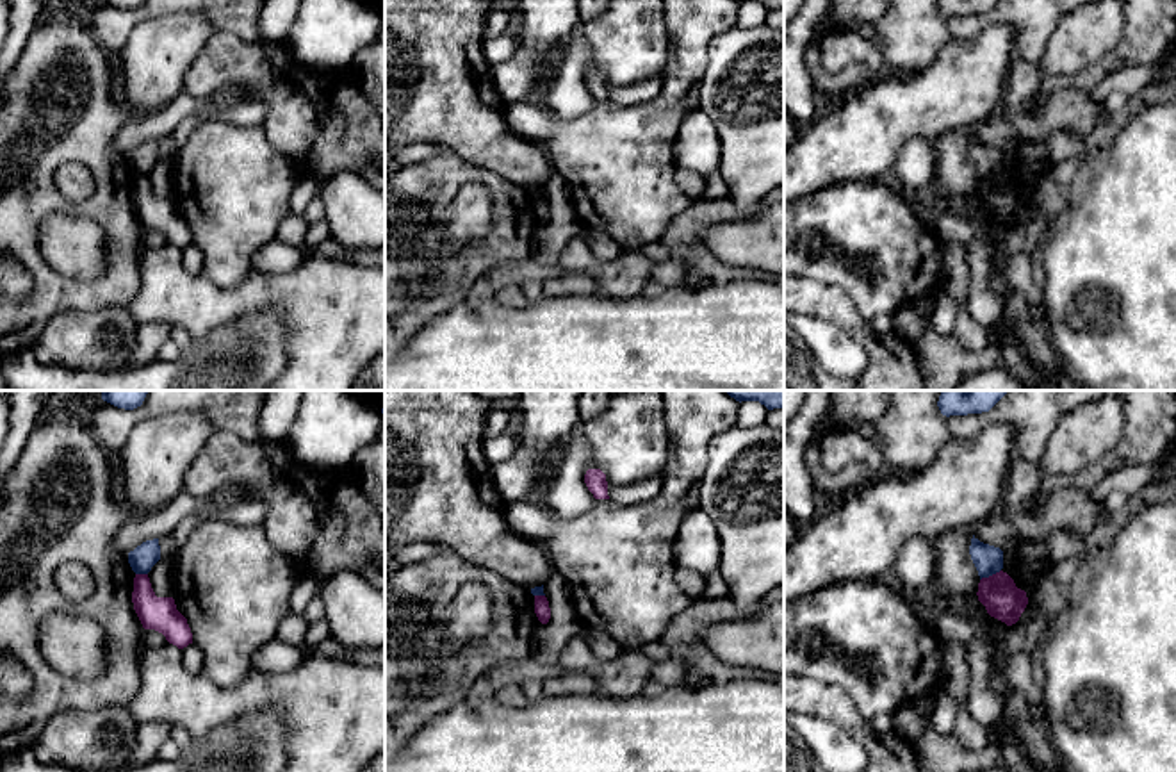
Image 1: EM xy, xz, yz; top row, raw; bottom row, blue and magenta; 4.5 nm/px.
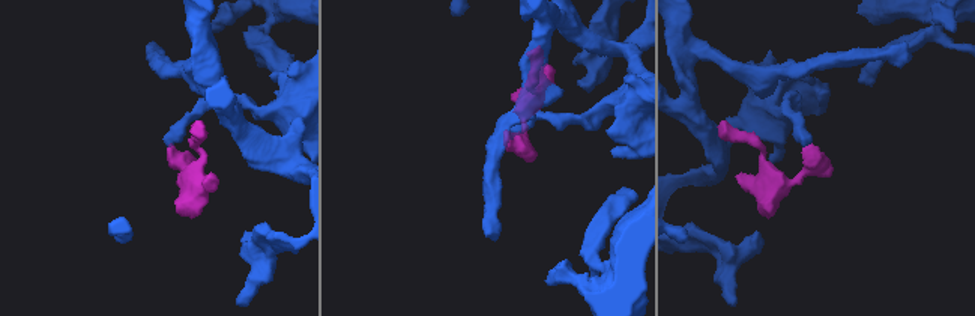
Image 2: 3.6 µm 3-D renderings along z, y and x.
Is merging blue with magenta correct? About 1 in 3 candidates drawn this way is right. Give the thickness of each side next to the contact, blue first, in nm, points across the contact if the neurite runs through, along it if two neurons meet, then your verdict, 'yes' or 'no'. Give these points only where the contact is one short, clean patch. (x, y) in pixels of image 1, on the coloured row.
130 nm thick on the blue side, 170 nm on the other; border along yz (1000, 569), (980, 580); no

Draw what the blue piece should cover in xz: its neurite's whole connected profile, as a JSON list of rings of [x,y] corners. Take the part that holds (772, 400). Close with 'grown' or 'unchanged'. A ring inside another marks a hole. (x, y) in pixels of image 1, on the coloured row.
[[[725,390],[736,401],[759,401],[768,410],[784,408],[784,390]]]; unchanged

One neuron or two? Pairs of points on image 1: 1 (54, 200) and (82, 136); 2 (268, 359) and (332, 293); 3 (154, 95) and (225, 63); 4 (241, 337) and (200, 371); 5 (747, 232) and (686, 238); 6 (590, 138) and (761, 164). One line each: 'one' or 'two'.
1: one
2: two
3: two
4: one
5: two
6: two

